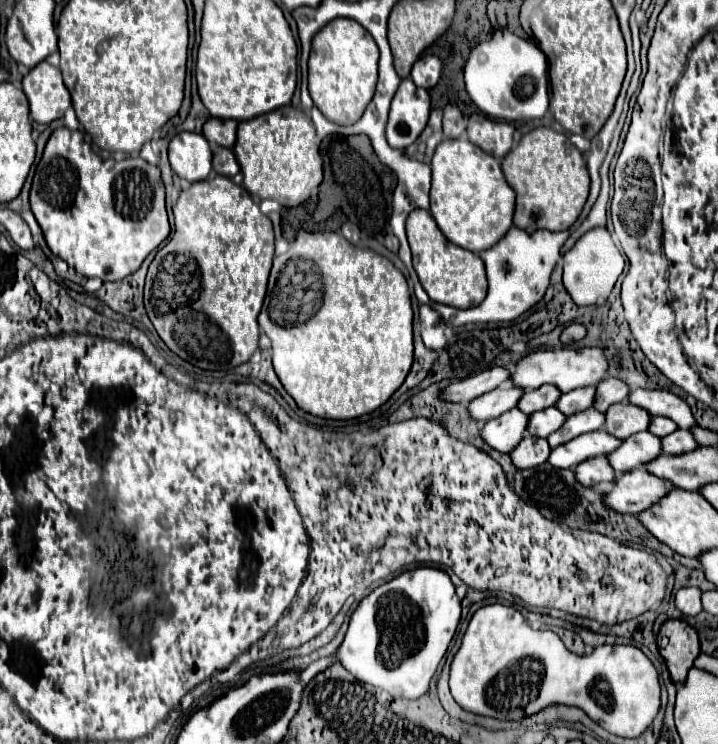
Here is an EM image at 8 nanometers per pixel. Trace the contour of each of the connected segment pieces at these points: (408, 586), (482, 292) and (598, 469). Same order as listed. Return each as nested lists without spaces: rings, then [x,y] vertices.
[[[430,566],[406,570],[358,604],[334,660],[356,680],[382,688],[394,698],[416,700],[428,692],[458,622],[460,600],[448,574]]]
[[[414,210],[406,220],[408,242],[412,248],[414,268],[418,278],[434,302],[456,306],[456,308],[472,308],[478,306],[488,292],[484,262],[478,254],[464,250],[446,240],[446,236],[436,226],[436,220],[428,210]]]
[[[598,456],[598,458],[590,458],[590,460],[582,462],[576,468],[576,472],[578,472],[578,482],[582,482],[590,488],[600,486],[606,490],[606,486],[608,486],[608,490],[610,490],[614,486],[616,474],[614,474],[614,468],[610,466],[610,462],[606,460],[606,456]]]

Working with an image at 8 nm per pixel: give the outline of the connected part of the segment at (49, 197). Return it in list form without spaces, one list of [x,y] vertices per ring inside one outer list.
[[[54,130],[44,148],[42,160],[36,166],[30,204],[50,250],[82,276],[100,278],[104,282],[122,280],[134,274],[142,266],[144,258],[170,234],[166,192],[160,178],[160,168],[142,158],[102,158],[92,150],[84,138],[84,132],[80,130]]]

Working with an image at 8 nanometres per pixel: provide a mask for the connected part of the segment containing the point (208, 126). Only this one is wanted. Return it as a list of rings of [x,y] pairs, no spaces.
[[[208,118],[208,122],[204,124],[202,134],[212,144],[218,144],[218,146],[224,146],[224,148],[232,148],[234,142],[236,142],[236,128],[238,128],[236,120]]]

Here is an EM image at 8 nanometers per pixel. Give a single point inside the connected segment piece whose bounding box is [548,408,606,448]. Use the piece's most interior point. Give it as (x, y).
(591, 420)

